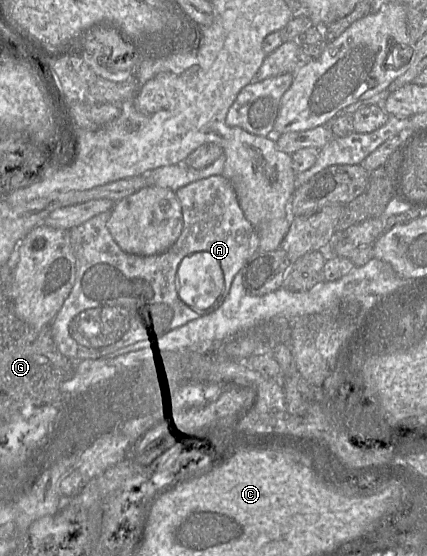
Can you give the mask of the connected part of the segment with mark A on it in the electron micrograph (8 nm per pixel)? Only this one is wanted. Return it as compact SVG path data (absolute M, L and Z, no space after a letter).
M213 175L187 184L174 192L180 202L183 216L181 233L175 243L166 251L150 256L139 256L123 251L111 236L107 221L111 211L102 212L83 224L70 229L70 238L76 256L76 278L68 297L50 323L52 338L57 350L73 361L98 359L109 353L136 343L154 343L168 336L176 328L189 321L198 319L215 311L229 293L235 275L241 270L245 262L259 249L259 236L252 224L246 219L239 205L238 197L231 183L223 175Z

